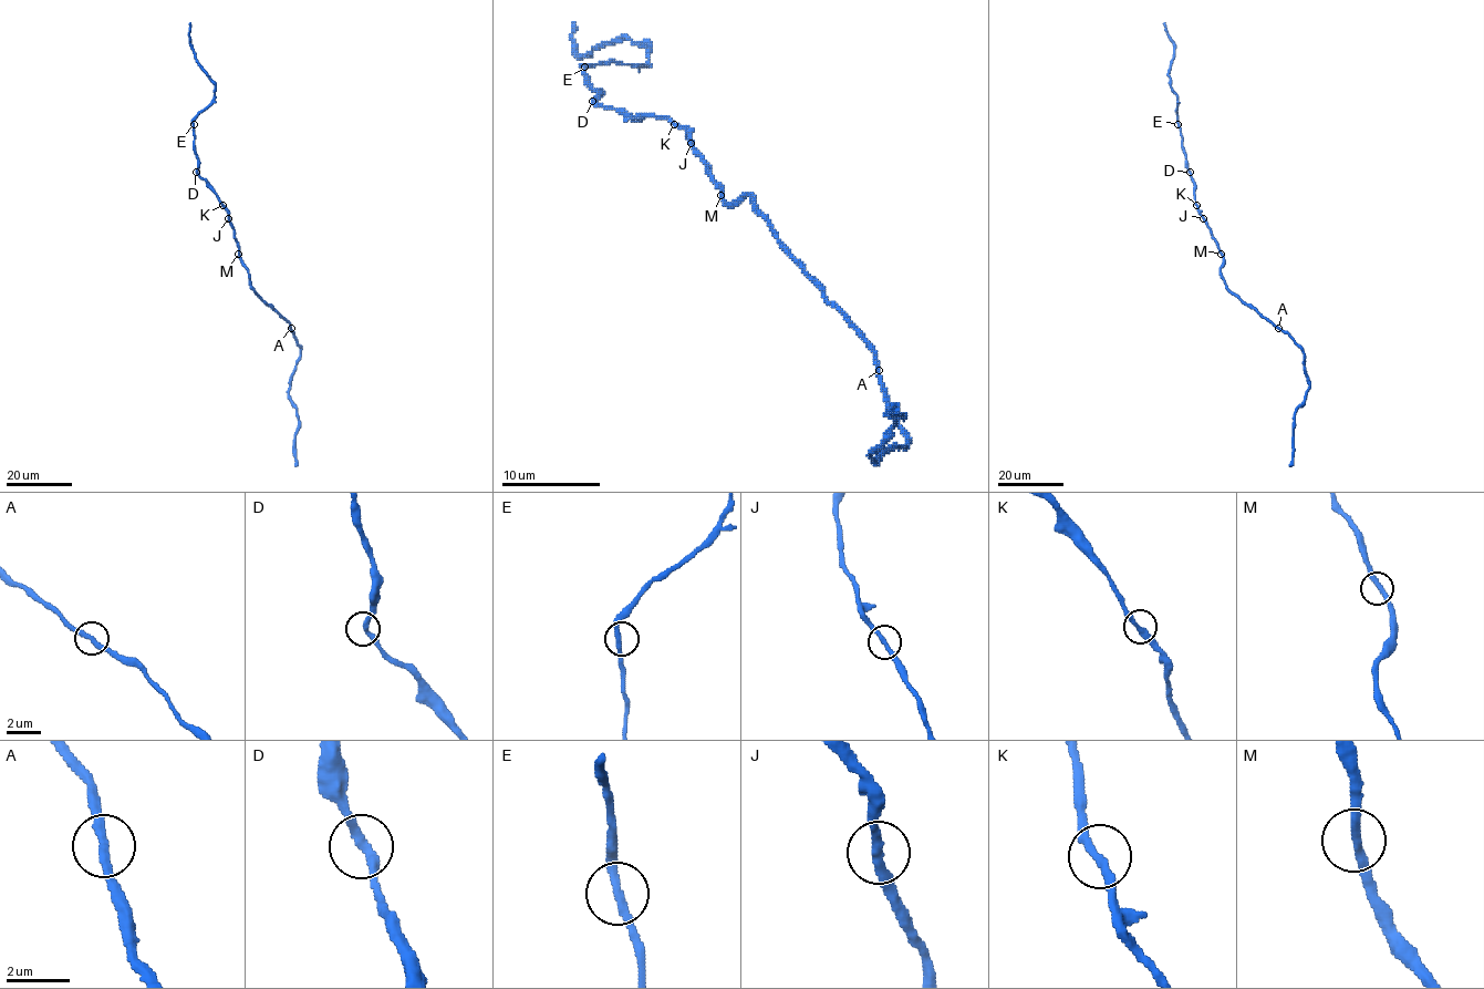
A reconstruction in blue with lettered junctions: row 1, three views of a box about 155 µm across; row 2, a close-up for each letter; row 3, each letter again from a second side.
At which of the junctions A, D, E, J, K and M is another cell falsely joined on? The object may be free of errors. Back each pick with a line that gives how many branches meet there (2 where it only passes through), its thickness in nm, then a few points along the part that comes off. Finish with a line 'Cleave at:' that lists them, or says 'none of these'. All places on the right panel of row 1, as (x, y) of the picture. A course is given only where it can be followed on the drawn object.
Cleave at: none of these

